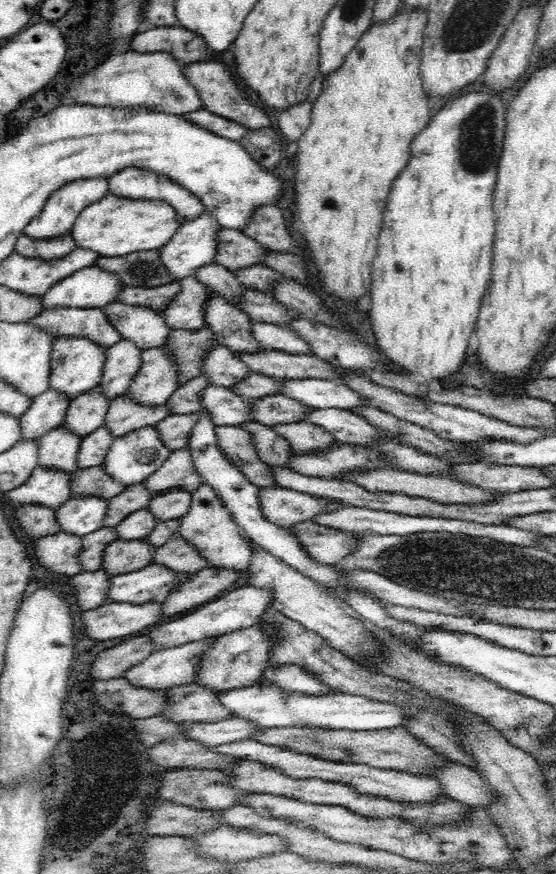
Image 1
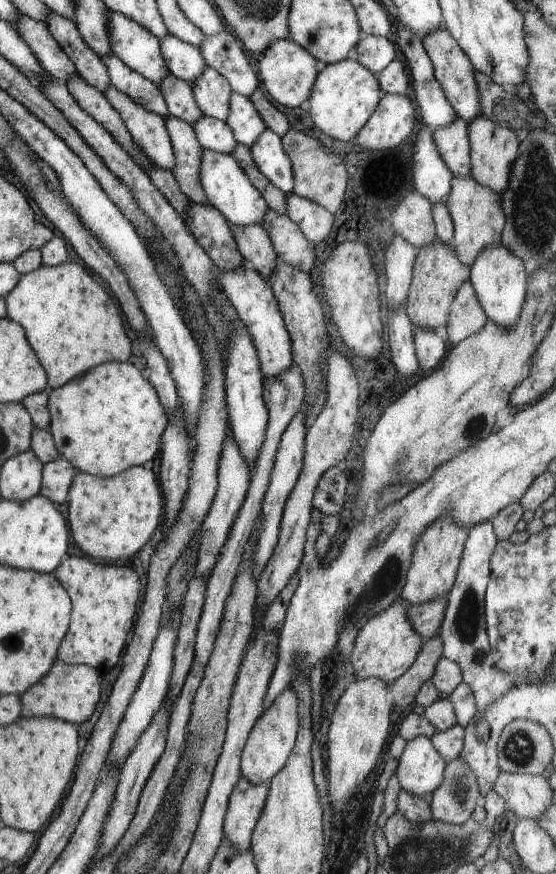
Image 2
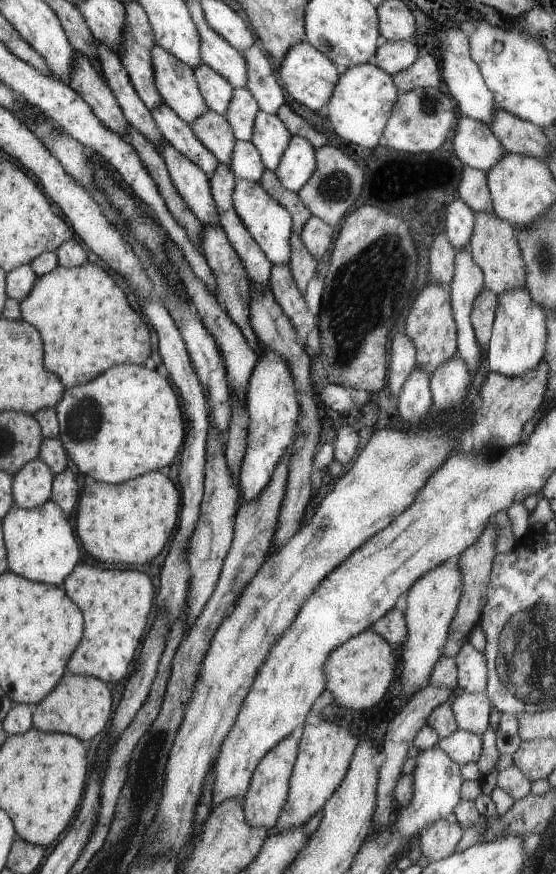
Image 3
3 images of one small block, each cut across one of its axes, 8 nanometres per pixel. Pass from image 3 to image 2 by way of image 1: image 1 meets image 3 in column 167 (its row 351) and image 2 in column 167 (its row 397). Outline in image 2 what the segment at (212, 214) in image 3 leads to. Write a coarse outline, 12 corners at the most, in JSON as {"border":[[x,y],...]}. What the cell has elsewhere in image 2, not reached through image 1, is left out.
{"border":[[115,86],[104,96],[153,164],[174,170],[162,116]]}

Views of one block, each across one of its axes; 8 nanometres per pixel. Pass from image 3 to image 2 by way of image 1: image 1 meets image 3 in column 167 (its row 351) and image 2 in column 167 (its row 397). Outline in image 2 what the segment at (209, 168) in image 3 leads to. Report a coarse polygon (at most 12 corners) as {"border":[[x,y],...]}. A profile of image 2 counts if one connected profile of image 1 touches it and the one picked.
{"border":[[113,52],[100,56],[111,86],[142,108],[170,115],[157,84]]}

